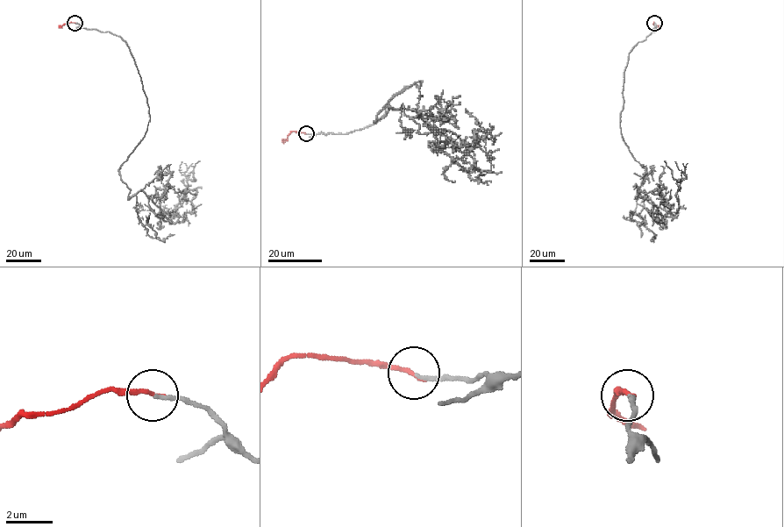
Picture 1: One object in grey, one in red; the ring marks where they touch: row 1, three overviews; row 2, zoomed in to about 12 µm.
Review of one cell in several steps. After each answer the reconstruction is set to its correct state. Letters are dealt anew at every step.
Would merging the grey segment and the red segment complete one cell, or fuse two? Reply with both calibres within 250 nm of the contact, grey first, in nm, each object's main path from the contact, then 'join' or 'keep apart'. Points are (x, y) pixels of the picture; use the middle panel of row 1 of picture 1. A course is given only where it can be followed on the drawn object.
160 nm thick on the grey side, 180 nm on the other; grey runs (306, 133), (374, 124), (419, 80), (374, 121), (388, 107), (414, 110), (464, 171), (489, 170), (498, 150); red runs (306, 133), (292, 131), (281, 141); join

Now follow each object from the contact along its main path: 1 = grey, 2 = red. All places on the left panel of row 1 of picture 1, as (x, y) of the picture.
1: (74, 23), (118, 35), (139, 74), (150, 121), (118, 170), (128, 196), (143, 191), (173, 215), (199, 160)
2: (74, 23), (59, 27)

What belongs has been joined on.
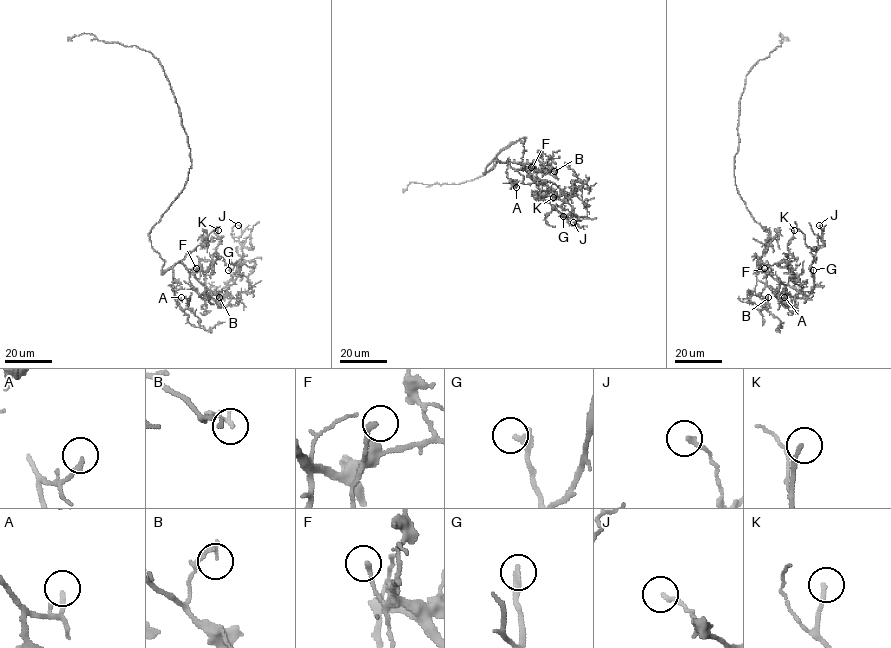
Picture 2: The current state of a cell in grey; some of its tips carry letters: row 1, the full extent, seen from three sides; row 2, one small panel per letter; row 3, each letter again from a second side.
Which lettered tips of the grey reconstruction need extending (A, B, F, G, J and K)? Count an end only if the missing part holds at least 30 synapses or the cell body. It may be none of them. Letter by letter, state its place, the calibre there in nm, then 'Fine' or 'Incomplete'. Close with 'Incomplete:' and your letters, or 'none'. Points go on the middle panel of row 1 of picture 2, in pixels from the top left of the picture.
A: Place: (516, 187). Thickness 190 nm. Fine
B: Place: (554, 171). Thickness 170 nm. Fine
F: Place: (531, 167). Thickness 200 nm. Fine
G: Place: (563, 216). Thickness 260 nm. Incomplete
J: Place: (573, 222). Thickness 140 nm. Fine
K: Place: (553, 197). Thickness 180 nm. Incomplete
Incomplete: G, K

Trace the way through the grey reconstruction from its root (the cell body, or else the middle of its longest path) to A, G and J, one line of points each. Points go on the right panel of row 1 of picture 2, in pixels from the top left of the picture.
A: (747, 208), (770, 235), (768, 249), (758, 260), (756, 278), (781, 299), (784, 297)
G: (747, 208), (770, 235), (768, 249), (758, 260), (758, 271), (760, 263), (781, 283), (808, 295), (813, 270)
J: (747, 208), (770, 235), (757, 270), (760, 263), (806, 295), (823, 244), (819, 225)

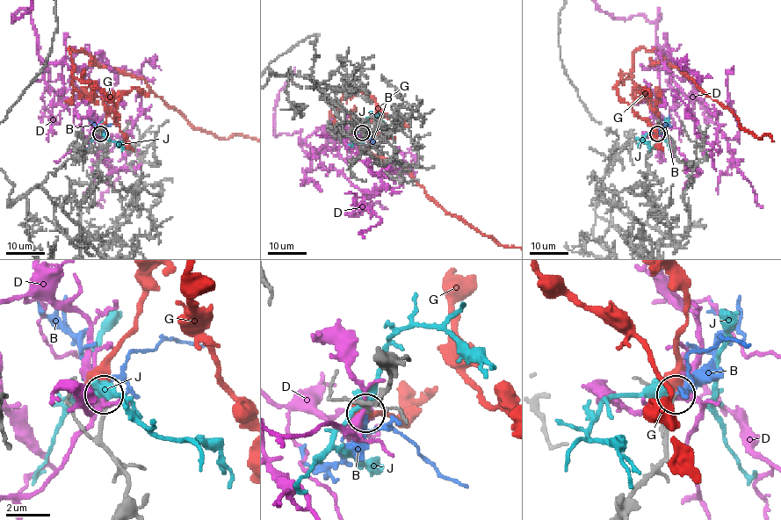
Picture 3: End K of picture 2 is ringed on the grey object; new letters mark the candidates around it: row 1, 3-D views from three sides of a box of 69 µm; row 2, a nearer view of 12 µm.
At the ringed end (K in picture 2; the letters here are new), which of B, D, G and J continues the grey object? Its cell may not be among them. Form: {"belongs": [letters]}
{"belongs": ["B"]}

